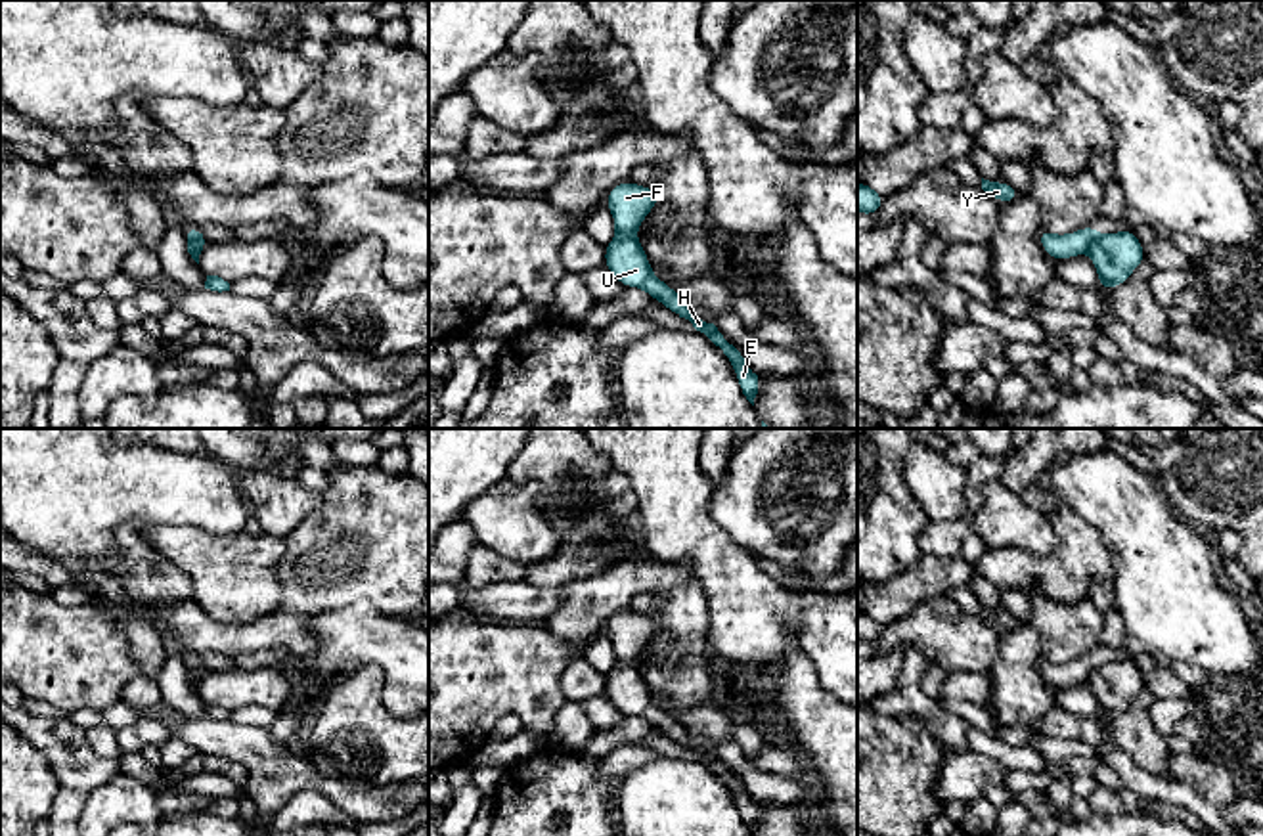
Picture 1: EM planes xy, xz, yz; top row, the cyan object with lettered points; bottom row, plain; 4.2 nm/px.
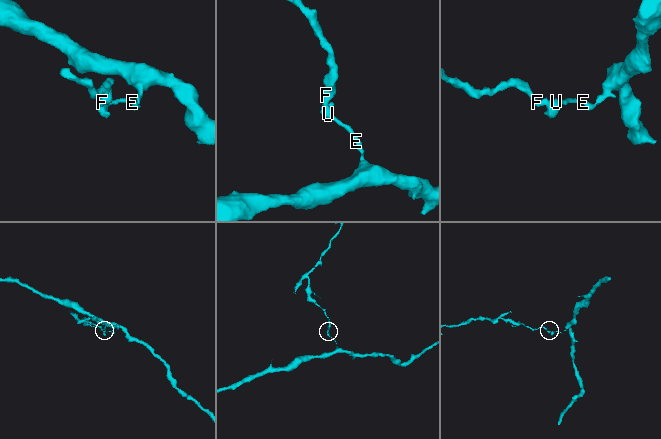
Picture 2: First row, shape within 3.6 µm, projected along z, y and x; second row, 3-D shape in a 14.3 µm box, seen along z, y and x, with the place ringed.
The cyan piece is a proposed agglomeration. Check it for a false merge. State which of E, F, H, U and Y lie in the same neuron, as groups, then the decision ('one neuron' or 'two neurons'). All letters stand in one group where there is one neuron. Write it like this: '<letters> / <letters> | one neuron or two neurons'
E H U / F Y | two neurons

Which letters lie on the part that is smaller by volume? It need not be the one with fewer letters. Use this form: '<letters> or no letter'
F, Y

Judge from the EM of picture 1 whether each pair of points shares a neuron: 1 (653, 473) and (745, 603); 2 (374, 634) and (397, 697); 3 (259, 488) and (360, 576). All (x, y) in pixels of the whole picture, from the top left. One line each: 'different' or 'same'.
1: same
2: same
3: different

